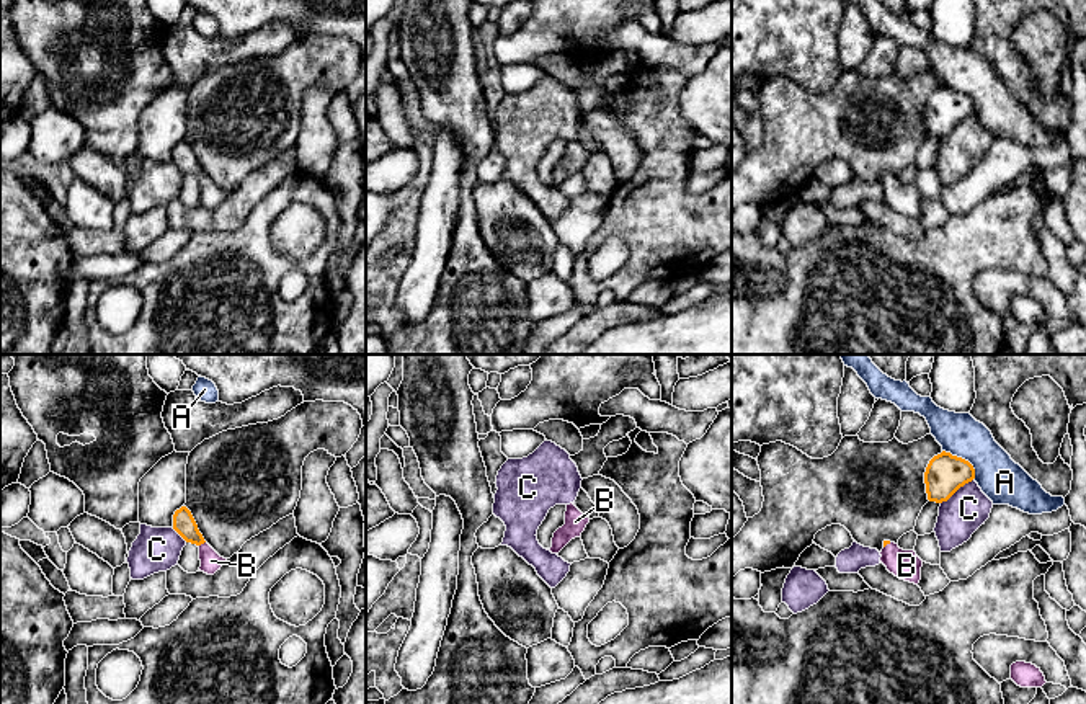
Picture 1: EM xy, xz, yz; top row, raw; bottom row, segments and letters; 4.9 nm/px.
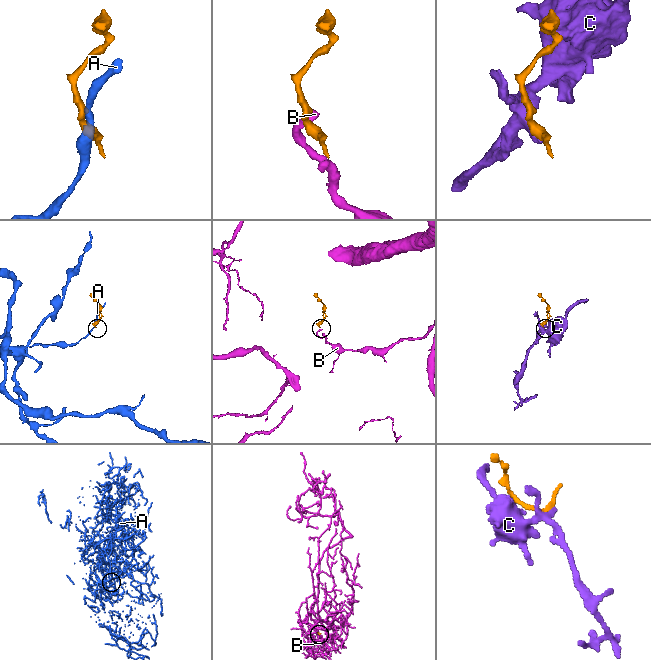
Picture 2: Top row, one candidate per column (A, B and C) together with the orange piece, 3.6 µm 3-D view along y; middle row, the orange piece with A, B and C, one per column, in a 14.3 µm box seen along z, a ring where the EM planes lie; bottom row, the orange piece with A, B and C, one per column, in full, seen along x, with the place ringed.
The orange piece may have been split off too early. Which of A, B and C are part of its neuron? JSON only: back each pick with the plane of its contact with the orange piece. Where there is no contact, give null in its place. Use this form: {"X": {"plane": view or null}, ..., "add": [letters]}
{"B": {"plane": "xy"}, "add": ["B"]}

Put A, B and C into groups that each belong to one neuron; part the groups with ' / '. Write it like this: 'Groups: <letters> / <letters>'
Groups: A / B / C

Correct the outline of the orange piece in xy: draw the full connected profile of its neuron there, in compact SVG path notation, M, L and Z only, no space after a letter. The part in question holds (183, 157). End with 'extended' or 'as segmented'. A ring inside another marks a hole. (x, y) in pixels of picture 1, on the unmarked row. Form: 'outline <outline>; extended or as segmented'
outline M181 140L173 149L173 163L191 178L199 181L199 204L214 209L225 198L227 193L220 191L203 172L198 158L186 140Z; extended

